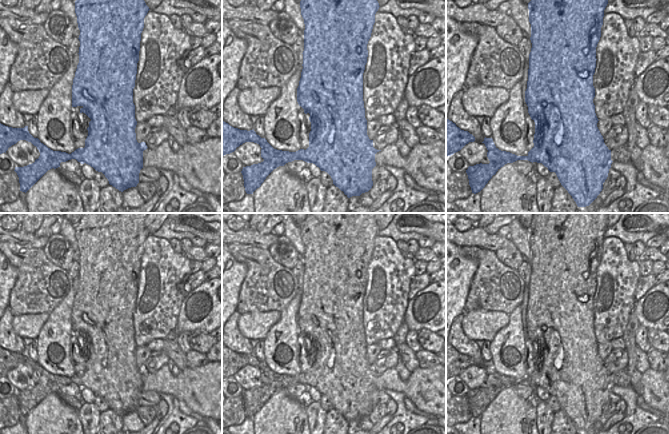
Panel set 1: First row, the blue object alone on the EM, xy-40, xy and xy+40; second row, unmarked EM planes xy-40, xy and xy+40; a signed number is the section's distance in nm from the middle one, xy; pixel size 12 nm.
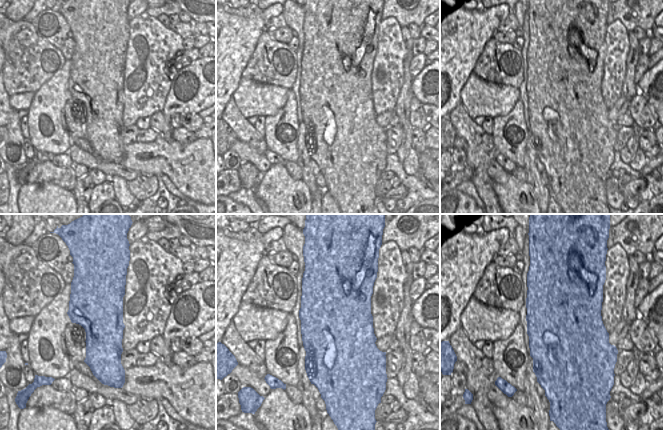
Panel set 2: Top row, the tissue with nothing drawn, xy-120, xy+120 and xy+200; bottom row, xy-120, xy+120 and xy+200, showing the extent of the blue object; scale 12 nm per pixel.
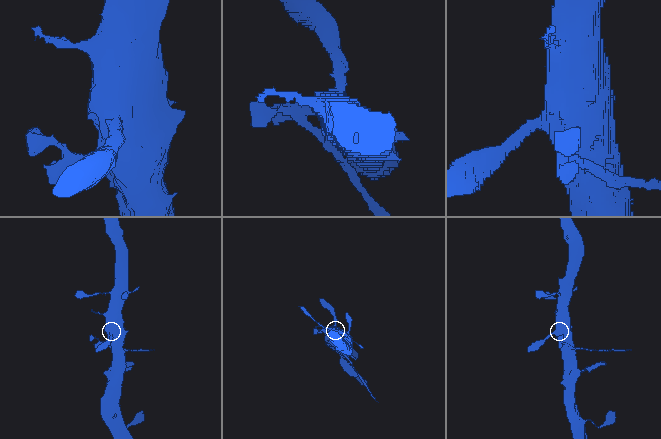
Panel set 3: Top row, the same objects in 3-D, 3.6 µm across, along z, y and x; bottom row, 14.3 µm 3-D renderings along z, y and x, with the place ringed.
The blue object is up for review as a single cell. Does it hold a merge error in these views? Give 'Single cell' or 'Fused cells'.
Fused cells.

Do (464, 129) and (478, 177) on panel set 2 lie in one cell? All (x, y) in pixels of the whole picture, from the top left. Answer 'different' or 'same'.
same

